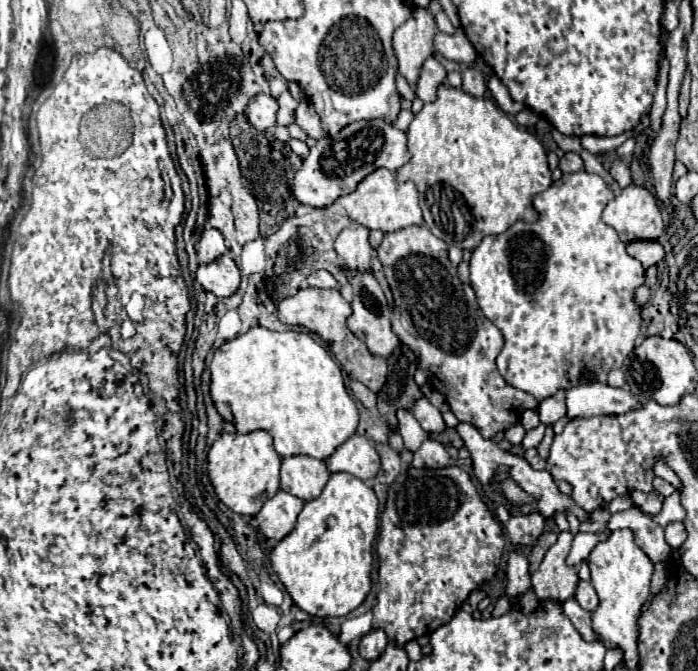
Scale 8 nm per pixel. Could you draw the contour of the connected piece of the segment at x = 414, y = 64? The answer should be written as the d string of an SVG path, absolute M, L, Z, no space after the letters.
M413 8L413 14L405 24L395 30L393 48L399 60L399 74L415 86L423 62L433 56L433 38L437 24L427 8Z

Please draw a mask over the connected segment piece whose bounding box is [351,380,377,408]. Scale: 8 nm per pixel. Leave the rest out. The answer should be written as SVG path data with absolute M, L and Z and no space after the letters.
M351 380L351 390L353 390L353 394L361 400L361 404L363 404L365 408L375 408L377 398L375 398L375 394L373 394L365 384L361 384L361 382L357 382L357 380Z

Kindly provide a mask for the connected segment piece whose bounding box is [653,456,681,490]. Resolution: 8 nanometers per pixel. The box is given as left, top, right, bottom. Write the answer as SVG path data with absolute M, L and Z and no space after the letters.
M657 456L657 458L655 458L653 472L655 472L655 476L659 476L659 478L663 478L663 480L671 482L677 490L681 488L681 480L679 480L679 476L669 468L669 464L665 462L665 458L663 458L663 456Z

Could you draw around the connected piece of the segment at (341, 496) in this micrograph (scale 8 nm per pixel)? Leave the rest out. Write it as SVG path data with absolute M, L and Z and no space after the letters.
M331 474L317 500L305 504L295 530L271 552L271 566L293 602L311 616L347 616L371 590L373 542L379 500L371 486L351 474Z

